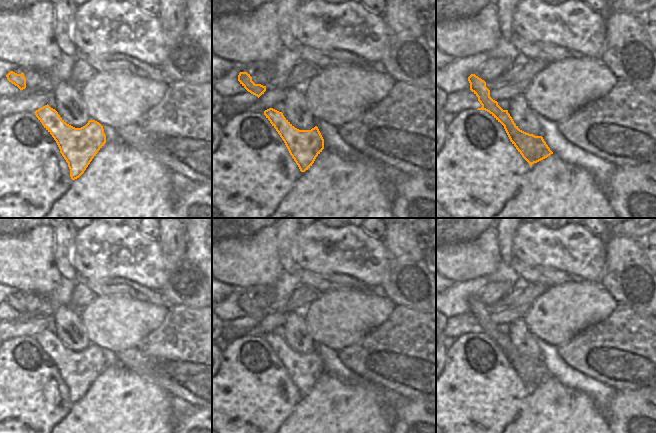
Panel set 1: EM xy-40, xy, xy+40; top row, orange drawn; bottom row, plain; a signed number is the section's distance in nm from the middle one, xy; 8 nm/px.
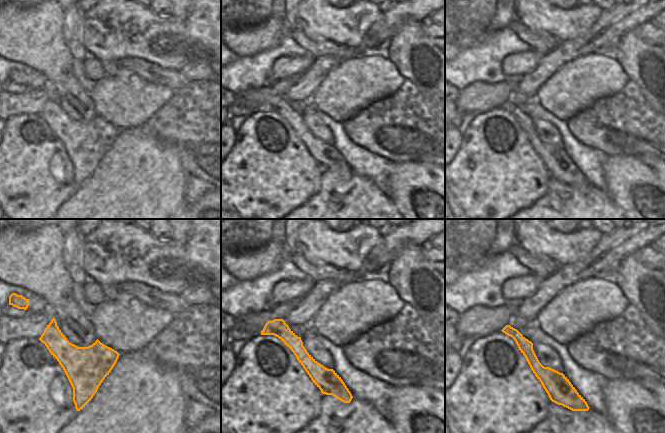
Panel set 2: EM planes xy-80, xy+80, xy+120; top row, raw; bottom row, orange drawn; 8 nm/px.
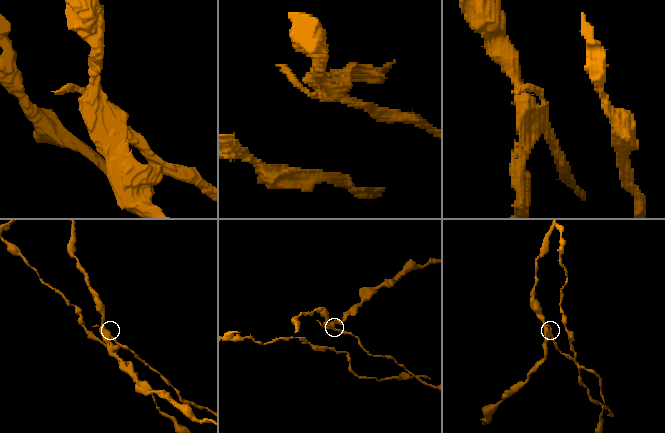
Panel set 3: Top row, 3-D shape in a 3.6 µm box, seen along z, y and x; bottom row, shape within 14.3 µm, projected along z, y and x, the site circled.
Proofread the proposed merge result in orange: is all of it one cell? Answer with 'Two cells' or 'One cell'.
Two cells

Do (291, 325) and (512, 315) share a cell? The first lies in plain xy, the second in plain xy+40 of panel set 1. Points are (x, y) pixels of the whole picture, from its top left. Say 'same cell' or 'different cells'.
different cells

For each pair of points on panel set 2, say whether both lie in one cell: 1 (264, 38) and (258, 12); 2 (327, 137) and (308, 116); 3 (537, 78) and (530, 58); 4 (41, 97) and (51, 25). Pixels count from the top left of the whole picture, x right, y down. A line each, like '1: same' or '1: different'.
1: different
2: same
3: different
4: different

